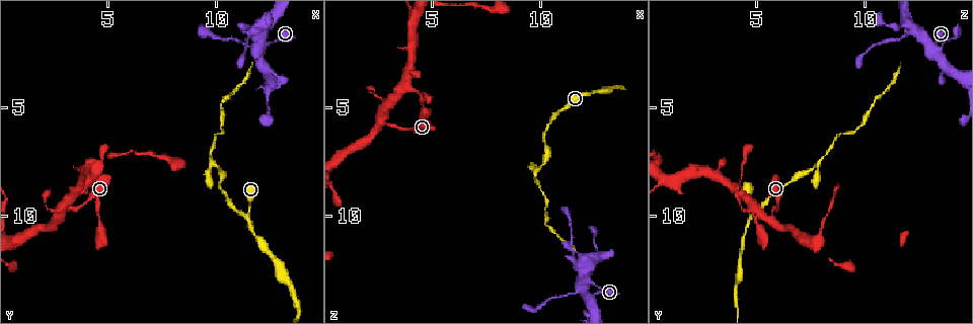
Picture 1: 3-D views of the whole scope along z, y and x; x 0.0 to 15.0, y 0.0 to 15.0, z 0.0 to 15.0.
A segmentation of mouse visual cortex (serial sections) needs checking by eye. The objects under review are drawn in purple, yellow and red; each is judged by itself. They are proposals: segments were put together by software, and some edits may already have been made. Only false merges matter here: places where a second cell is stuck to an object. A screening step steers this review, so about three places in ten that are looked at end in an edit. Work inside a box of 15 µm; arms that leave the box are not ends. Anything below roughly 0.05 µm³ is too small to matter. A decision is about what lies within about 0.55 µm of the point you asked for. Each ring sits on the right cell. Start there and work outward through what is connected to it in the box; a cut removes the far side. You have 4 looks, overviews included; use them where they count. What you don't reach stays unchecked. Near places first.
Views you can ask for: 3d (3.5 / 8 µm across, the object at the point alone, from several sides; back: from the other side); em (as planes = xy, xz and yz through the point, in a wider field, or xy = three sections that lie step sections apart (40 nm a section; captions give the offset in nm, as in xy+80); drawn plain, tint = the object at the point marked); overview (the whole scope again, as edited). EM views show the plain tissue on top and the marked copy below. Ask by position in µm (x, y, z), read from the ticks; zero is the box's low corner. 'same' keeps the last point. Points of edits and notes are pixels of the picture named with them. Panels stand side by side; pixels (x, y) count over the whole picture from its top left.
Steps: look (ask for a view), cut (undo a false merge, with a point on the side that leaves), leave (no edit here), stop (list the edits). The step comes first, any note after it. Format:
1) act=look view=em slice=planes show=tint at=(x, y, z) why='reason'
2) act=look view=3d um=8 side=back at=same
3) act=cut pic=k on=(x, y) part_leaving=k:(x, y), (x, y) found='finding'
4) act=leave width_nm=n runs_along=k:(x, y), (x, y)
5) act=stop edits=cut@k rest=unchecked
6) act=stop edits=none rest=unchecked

act=look view=3d um=3.5 at=(11.5, 9.9, 4.8) why='abrupt turn'

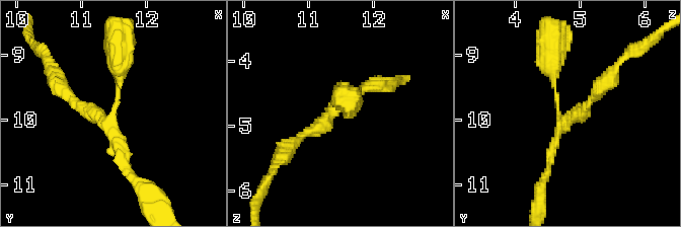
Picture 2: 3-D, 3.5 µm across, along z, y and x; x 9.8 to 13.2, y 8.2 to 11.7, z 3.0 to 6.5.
act=look view=em slice=xy step=2 show=tint at=(11.40, 10.00, 4.70) arms=3 arm_widths_nm=150,200,300

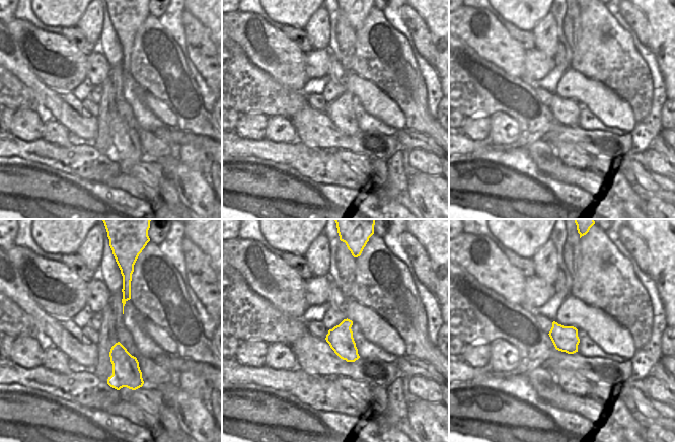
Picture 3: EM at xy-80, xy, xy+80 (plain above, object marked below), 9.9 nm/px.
act=leave runs_along=2:(346, 96), (318, 128), (290, 146) found='one cell here'

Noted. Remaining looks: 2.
act=look view=3d um=3.5 at=(9.9, 7.6, 7.9) why='a narrow waist'

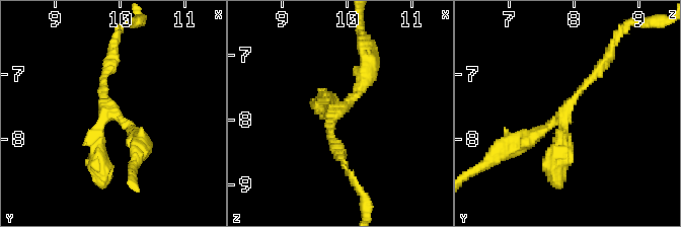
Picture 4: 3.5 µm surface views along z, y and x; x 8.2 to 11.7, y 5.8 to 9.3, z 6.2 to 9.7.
act=look view=em slice=xy step=2 show=tint at=(9.85, 7.60, 7.85) why='shape alone is not enough'

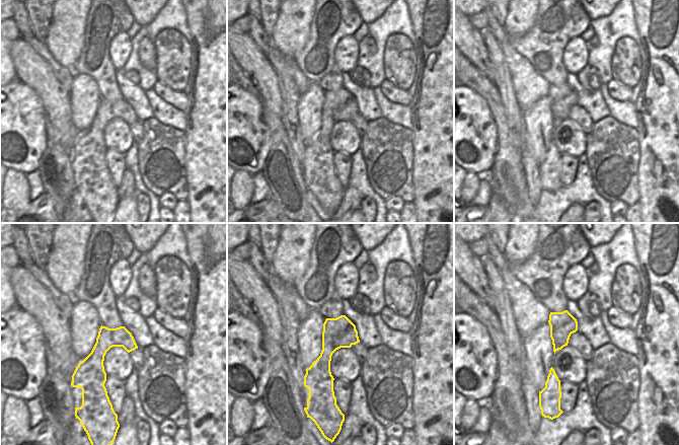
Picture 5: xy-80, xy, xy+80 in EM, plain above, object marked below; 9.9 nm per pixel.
act=leave runs_along=4:(518, 142), (554, 123), (606, 61) found='continuous, no second cell'

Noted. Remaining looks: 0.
act=stop edits=none rest=unchecked

